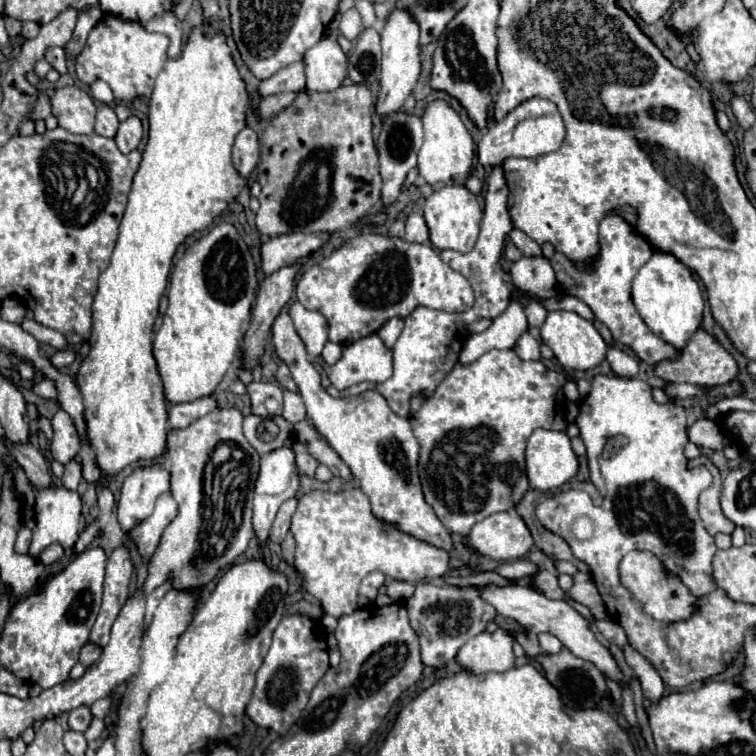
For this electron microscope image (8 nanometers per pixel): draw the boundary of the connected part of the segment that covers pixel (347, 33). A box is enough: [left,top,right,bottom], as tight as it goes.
[340,8,362,40]

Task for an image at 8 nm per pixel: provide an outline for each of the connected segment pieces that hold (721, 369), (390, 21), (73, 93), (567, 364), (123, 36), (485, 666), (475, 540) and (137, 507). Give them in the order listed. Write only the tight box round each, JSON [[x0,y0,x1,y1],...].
[[654,328,738,388],[376,6,420,116],[50,86,96,134],[540,310,608,371],[76,14,170,102],[456,628,514,674],[468,510,534,562],[118,464,170,532]]

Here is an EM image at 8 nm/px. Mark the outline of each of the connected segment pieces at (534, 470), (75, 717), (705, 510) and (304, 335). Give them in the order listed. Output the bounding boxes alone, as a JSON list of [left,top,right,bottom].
[[526,430,578,490],[68,706,92,732],[690,456,734,536],[290,302,328,356]]

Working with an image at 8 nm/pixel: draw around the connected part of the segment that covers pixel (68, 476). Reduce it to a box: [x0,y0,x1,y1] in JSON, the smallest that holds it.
[62,462,82,490]

